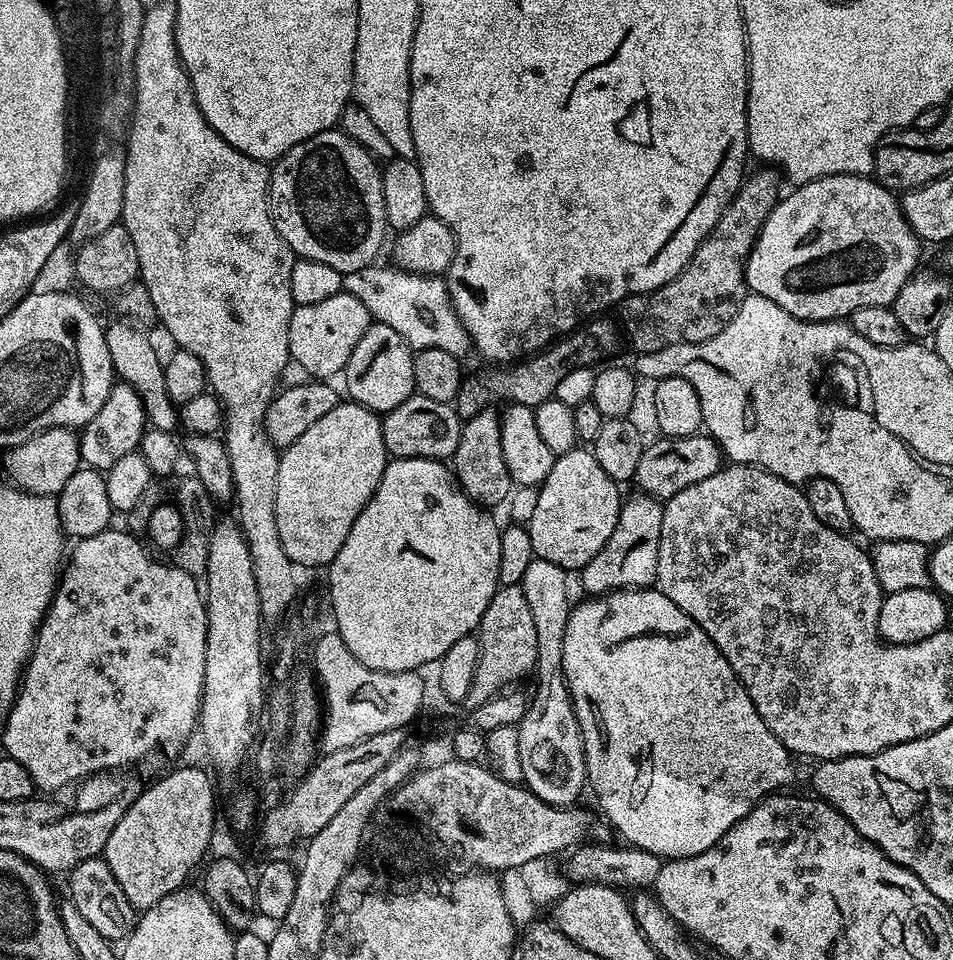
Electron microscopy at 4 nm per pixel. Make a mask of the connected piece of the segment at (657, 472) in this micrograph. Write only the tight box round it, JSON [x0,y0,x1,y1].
[634,432,724,502]

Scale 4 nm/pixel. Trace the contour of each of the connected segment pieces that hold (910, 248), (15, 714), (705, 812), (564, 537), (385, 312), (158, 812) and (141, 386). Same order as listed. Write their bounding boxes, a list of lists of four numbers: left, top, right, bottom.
[[744,174,922,320],[2,530,208,794],[562,587,792,860],[526,446,622,570],[343,266,470,358],[102,768,216,910],[105,320,179,433]]

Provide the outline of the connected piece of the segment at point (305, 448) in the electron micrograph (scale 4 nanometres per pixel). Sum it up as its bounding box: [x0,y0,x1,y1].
[274,402,390,569]

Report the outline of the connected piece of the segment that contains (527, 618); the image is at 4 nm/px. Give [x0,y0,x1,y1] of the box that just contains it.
[467,584,538,706]

